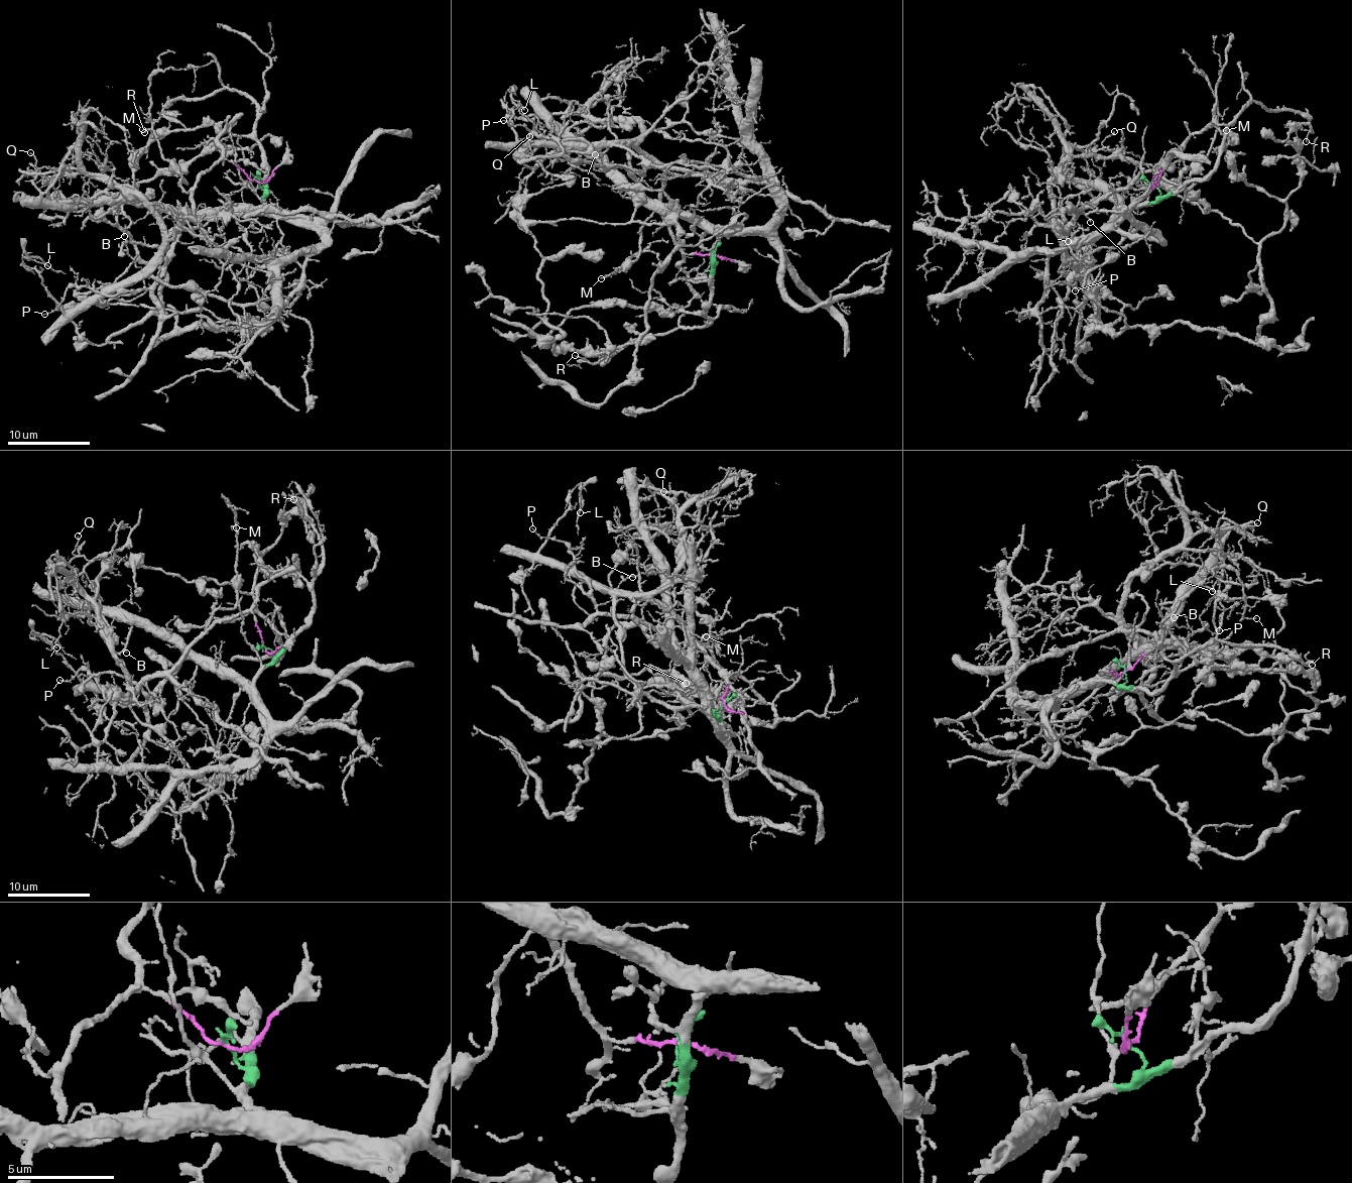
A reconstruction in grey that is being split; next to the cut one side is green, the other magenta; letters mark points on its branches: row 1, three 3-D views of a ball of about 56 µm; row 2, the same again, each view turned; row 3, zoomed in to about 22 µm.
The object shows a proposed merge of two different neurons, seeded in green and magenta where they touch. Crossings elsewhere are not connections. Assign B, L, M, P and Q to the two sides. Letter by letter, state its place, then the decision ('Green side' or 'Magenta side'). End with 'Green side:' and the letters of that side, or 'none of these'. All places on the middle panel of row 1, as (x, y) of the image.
B: Place: (595, 154). Green side
L: Place: (524, 110). Green side
M: Place: (601, 278). Magenta side
P: Place: (503, 120). Green side
Q: Place: (529, 136). Green side
Green side: B, L, P, Q

